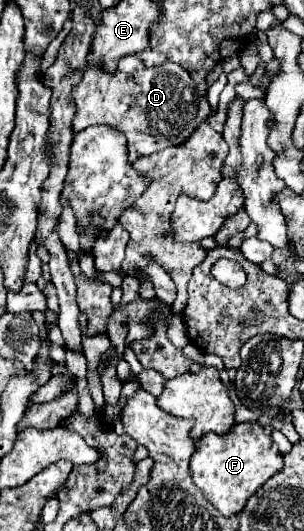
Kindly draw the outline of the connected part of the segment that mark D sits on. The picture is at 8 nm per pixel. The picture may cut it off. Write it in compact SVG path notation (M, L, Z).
M127 55L125 59L121 59L121 63L117 63L115 73L95 65L95 67L87 67L83 73L81 83L77 83L73 87L73 101L75 101L75 119L73 119L73 131L83 131L91 125L113 125L119 131L123 131L127 135L127 143L129 143L129 161L135 163L139 157L143 155L153 155L169 145L177 145L183 143L197 127L203 119L207 119L211 115L211 107L207 103L207 97L199 95L197 83L191 79L191 73L185 71L183 67L177 67L177 71L173 71L169 67L169 75L157 75L153 69L149 69L139 57L135 55Z

